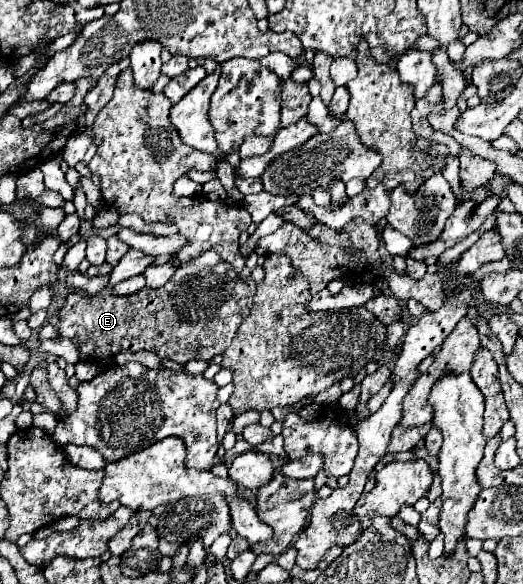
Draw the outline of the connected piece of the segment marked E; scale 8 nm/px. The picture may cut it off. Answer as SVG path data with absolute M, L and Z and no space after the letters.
M204 251L200 257L180 265L174 277L158 289L144 287L138 293L118 297L112 293L98 293L86 295L82 291L70 293L66 297L66 305L60 311L60 335L78 343L82 361L84 359L98 359L98 357L112 357L120 351L154 351L160 359L172 359L176 363L188 363L190 359L204 359L210 361L214 355L224 353L240 323L250 315L252 299L256 293L256 283L252 279L242 279L230 263L222 261L216 251Z

